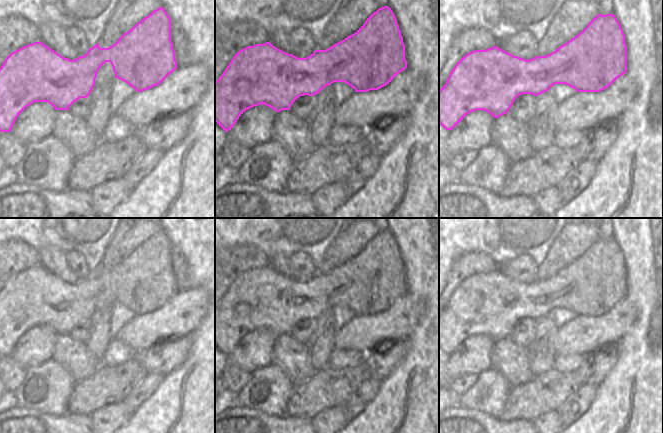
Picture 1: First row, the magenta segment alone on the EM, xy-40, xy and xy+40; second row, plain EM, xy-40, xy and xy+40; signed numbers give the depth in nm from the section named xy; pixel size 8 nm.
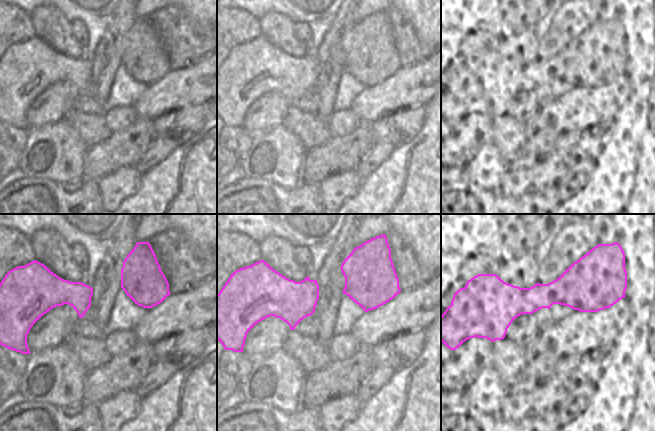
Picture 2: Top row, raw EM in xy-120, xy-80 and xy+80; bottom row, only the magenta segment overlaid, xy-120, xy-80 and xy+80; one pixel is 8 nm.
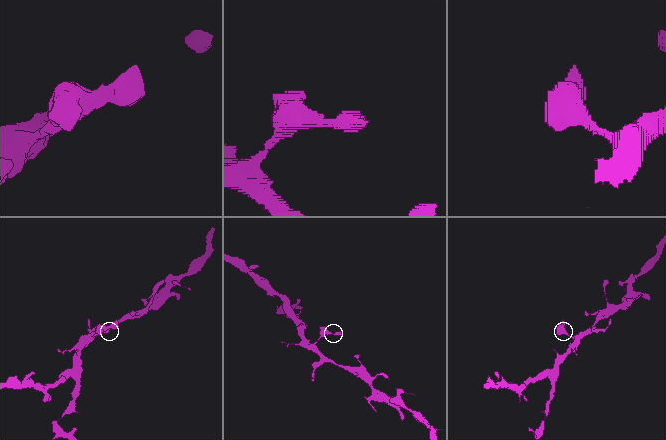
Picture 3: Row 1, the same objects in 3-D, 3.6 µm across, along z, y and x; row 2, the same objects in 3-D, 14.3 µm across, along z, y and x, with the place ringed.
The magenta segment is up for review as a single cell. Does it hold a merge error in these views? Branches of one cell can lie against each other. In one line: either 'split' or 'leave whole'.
leave whole

